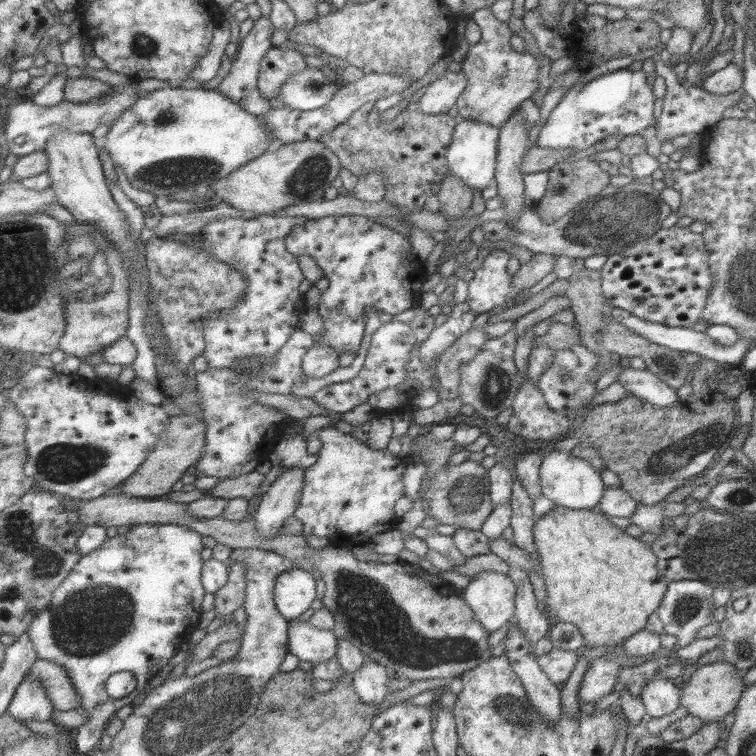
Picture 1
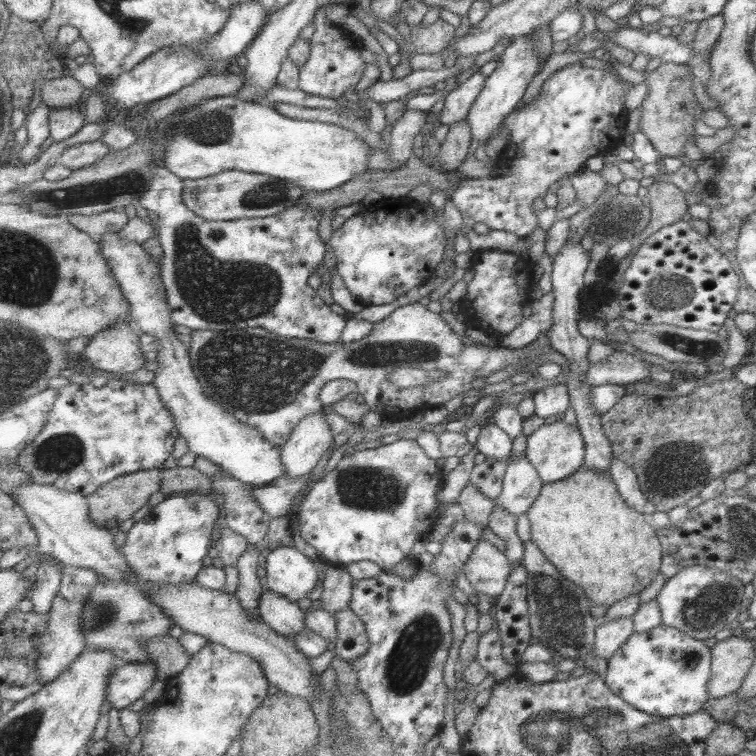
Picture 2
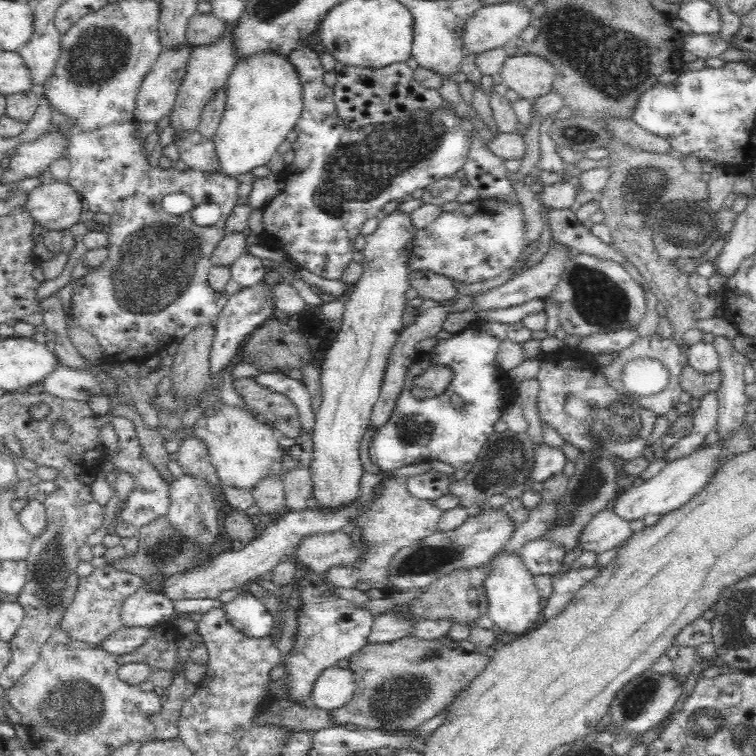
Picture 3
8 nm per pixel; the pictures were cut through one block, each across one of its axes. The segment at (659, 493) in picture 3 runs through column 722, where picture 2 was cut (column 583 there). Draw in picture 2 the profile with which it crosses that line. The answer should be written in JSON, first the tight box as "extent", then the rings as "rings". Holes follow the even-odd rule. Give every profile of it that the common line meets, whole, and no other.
{"extent":[524,419,584,483],"rings":[[[556,419],[544,422],[533,434],[527,436],[524,456],[534,466],[543,483],[568,477],[584,464],[584,443],[576,426]]]}

